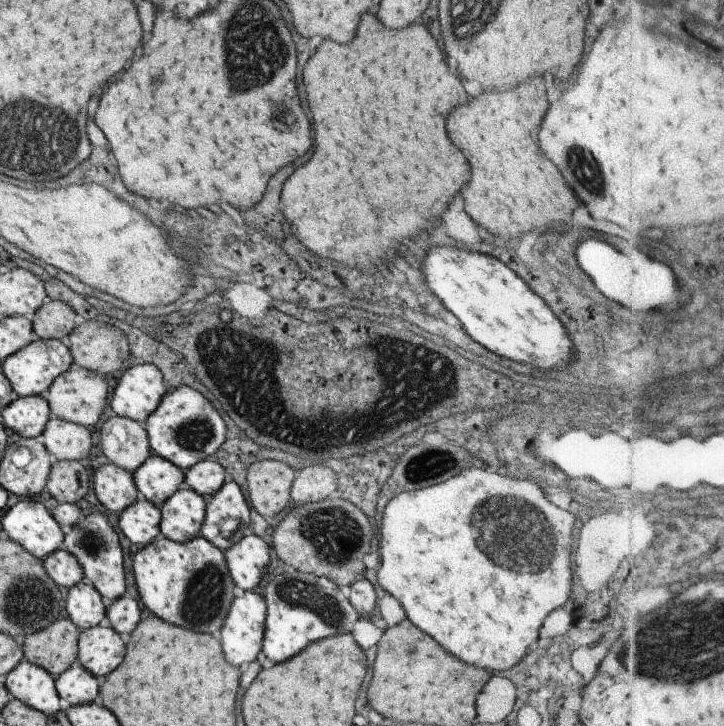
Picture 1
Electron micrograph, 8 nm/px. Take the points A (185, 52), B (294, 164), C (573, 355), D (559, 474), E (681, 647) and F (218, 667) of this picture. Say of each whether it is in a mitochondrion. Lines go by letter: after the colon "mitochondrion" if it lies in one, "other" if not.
A: other
B: other
C: other
D: other
E: mitochondrion
F: other

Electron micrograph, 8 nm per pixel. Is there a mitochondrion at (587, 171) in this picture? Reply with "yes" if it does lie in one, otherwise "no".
yes

